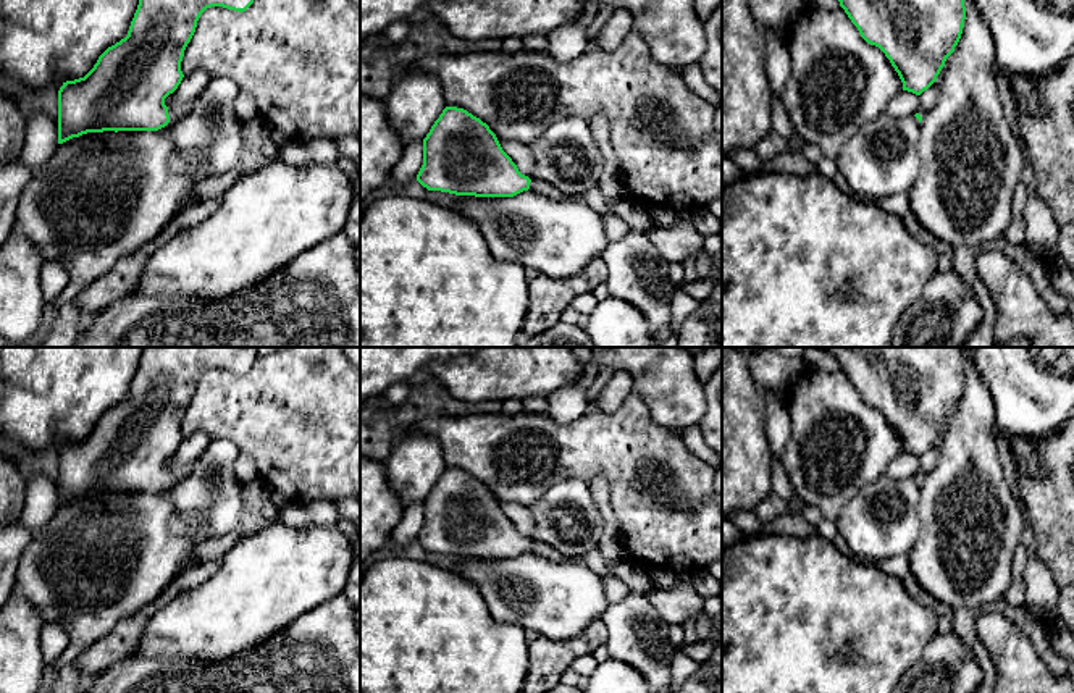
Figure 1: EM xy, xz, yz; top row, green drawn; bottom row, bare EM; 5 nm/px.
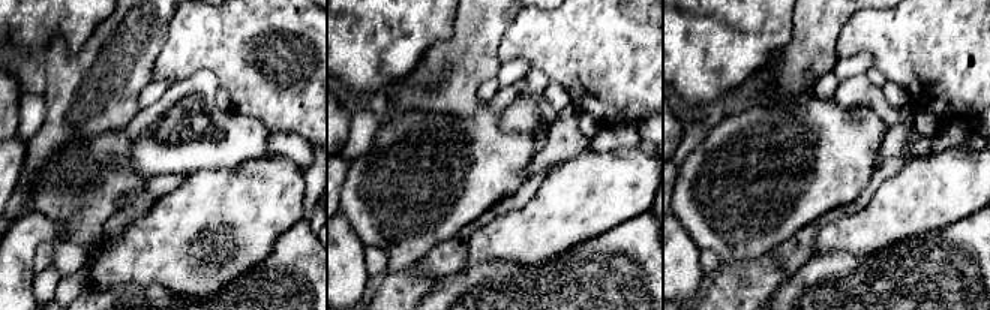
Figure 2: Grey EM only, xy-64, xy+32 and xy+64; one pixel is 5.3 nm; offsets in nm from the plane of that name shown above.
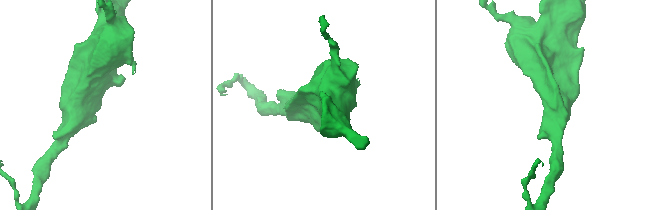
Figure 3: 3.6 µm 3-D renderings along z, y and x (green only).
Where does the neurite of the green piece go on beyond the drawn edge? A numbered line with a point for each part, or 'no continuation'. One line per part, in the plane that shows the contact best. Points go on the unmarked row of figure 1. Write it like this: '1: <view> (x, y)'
1: xy (181, 472)

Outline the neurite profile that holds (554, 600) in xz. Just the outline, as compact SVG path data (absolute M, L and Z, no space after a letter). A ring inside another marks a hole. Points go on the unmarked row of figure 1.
M528 551L514 559L462 557L454 572L478 588L493 619L517 624L530 636L575 638L609 606L602 577L580 561L554 562Z

